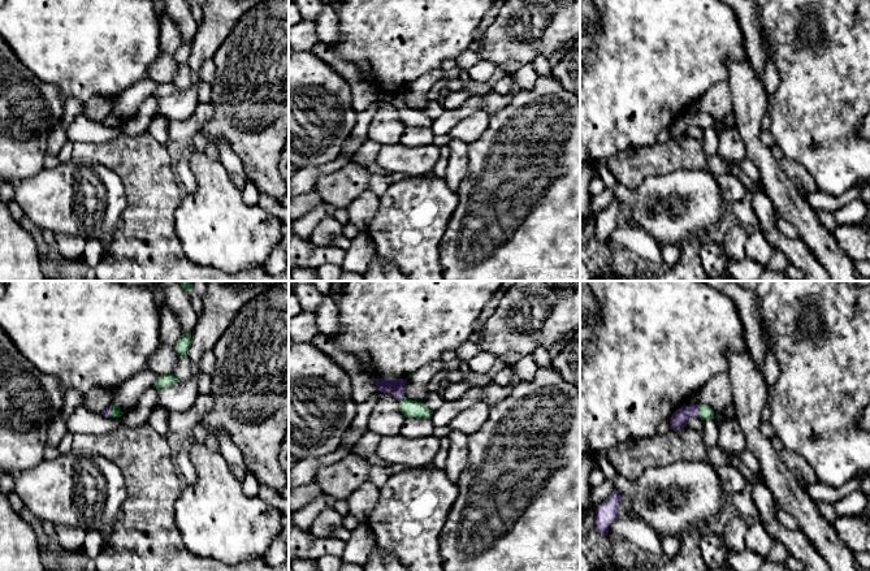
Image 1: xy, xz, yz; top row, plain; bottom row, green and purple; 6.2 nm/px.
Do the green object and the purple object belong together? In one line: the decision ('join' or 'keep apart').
join

